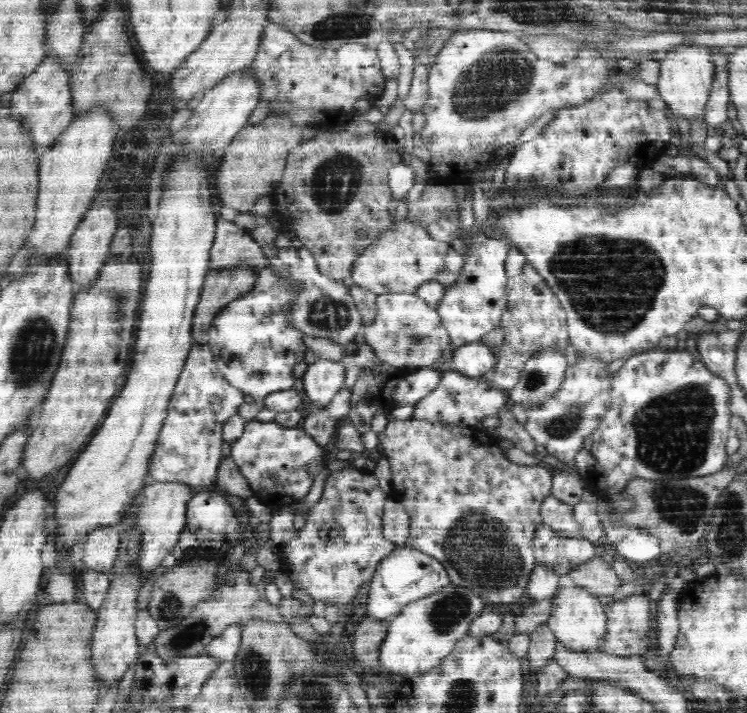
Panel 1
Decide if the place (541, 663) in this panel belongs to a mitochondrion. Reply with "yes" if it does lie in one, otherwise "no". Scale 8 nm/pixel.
no

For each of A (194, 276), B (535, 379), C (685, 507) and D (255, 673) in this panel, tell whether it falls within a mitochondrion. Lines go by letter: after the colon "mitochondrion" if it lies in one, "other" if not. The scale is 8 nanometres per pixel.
A: other
B: mitochondrion
C: mitochondrion
D: mitochondrion

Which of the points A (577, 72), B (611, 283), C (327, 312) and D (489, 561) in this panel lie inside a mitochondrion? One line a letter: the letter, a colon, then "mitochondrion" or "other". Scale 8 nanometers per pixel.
A: other
B: mitochondrion
C: mitochondrion
D: mitochondrion

